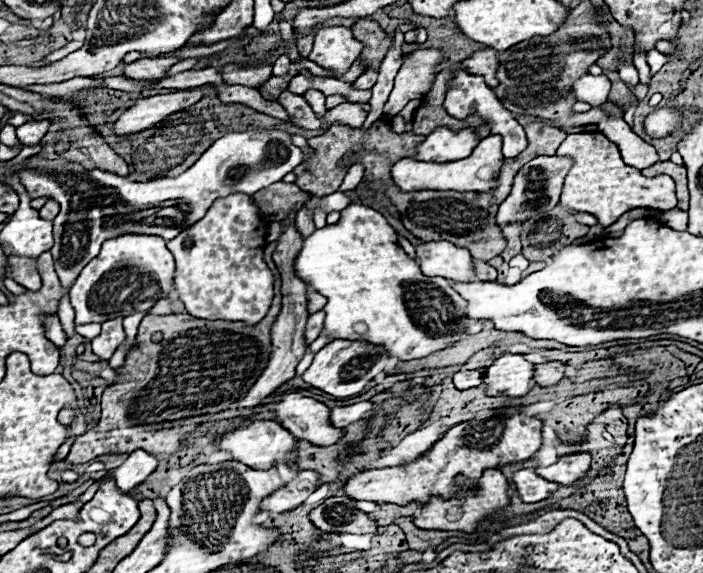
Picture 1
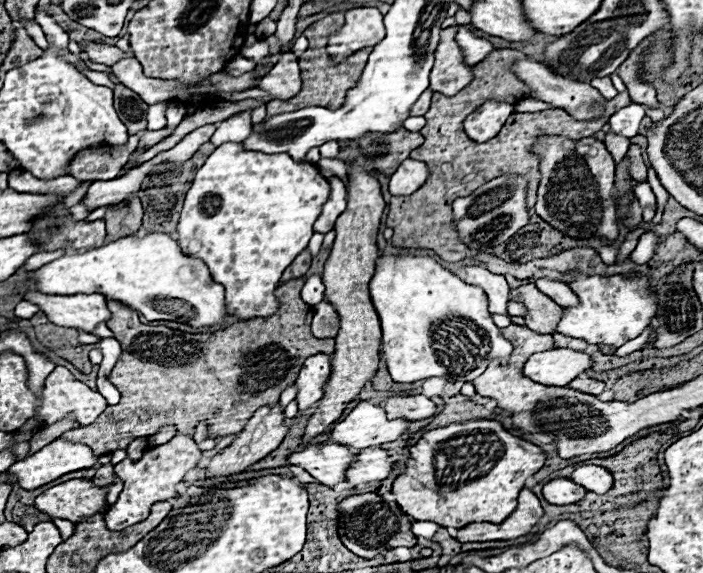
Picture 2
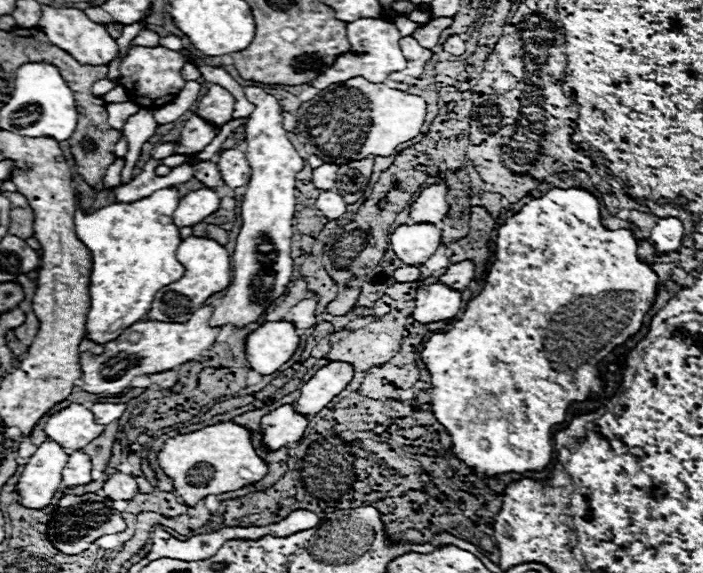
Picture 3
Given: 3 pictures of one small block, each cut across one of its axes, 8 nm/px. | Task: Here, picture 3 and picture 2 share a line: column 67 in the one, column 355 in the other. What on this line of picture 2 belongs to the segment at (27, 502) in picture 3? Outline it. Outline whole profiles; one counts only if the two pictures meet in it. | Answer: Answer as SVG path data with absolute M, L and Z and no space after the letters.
M334 442L308 446L292 456L288 456L290 464L302 466L316 478L316 482L330 486L330 488L334 488L346 480L346 472L356 460L358 460L356 452L352 452L344 444L334 444Z

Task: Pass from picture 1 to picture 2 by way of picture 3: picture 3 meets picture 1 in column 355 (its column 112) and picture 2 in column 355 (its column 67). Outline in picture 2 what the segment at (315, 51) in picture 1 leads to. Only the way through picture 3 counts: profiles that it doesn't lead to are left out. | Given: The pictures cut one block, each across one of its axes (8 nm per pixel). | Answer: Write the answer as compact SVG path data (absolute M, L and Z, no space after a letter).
M352 8L346 12L346 24L330 36L326 50L330 50L328 54L336 62L342 62L348 54L380 42L384 32L386 28L378 8Z

